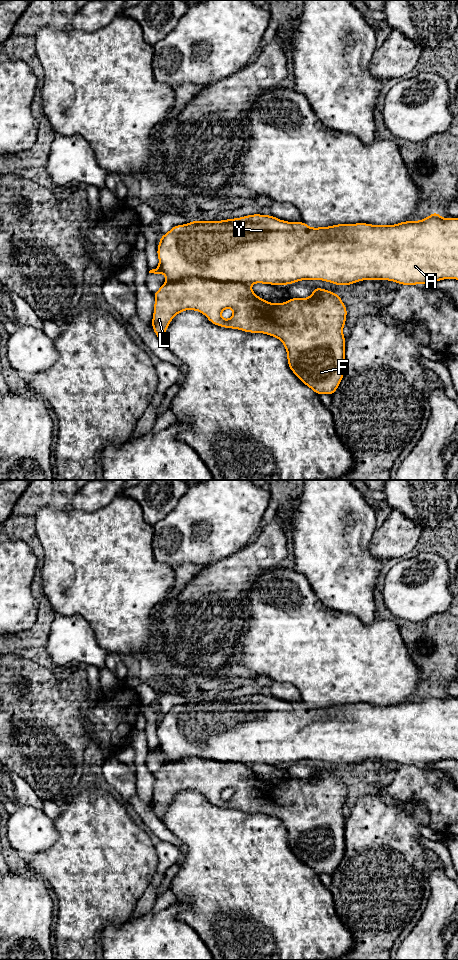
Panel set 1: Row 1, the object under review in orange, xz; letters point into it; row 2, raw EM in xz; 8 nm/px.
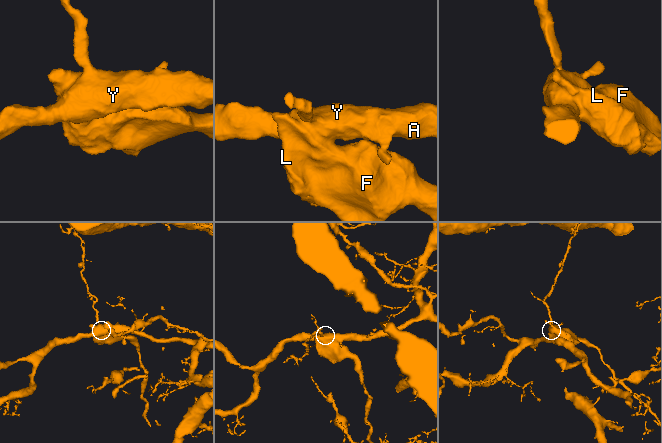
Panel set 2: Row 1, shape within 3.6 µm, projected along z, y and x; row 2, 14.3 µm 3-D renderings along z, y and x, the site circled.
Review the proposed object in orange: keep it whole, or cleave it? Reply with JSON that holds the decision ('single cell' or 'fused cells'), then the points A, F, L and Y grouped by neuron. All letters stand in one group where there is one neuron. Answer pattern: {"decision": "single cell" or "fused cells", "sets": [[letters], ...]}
{"decision": "fused cells", "sets": [["A", "Y"], ["F", "L"]]}

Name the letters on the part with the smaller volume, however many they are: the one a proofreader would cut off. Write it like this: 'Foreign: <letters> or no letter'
Foreign: F, L

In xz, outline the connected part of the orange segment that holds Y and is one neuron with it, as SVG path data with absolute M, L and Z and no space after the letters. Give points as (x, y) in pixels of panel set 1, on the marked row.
M437 211L425 219L418 221L404 221L394 225L373 225L367 223L336 224L328 227L311 228L301 222L289 222L280 220L272 215L252 214L240 218L226 220L201 221L194 220L187 224L175 225L165 235L161 235L157 247L159 268L166 275L167 280L181 280L183 278L196 278L216 280L219 282L240 282L247 285L254 283L270 285L289 285L302 280L323 280L335 285L346 286L362 280L388 280L397 282L399 285L418 285L435 283L439 280L458 280L458 218L447 217L443 219Z

